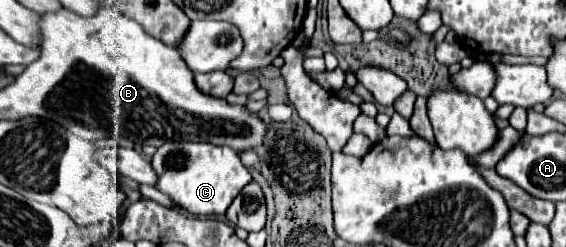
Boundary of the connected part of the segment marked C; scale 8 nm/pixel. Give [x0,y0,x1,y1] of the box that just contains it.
[152,141,252,217]

